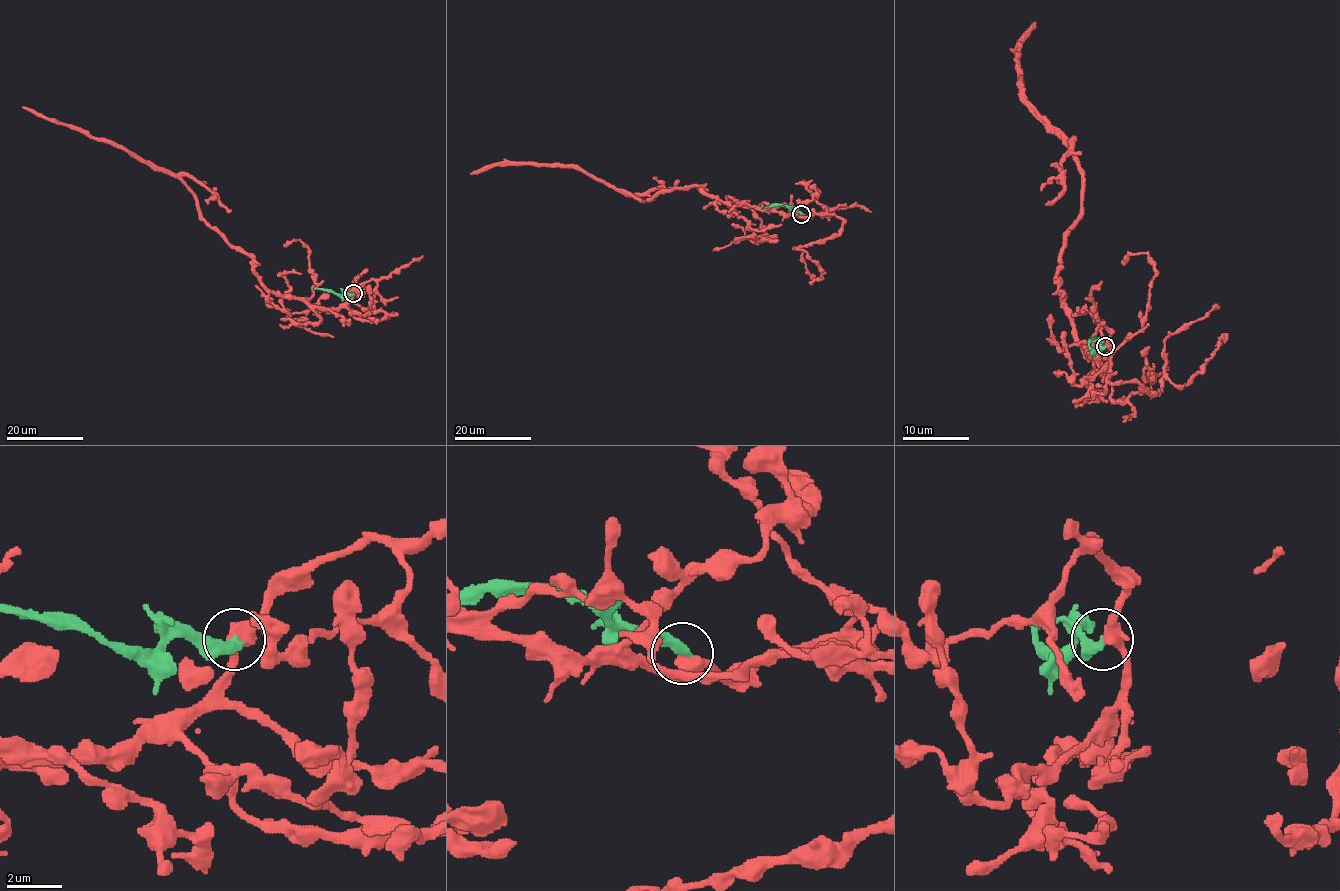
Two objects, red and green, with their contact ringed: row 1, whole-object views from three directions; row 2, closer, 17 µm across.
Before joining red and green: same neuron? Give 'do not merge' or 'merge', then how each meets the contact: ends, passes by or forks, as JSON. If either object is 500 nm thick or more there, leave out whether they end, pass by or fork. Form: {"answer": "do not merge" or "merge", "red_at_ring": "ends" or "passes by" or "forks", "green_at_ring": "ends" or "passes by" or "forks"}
{"answer": "merge", "red_at_ring": "passes by", "green_at_ring": "ends"}

